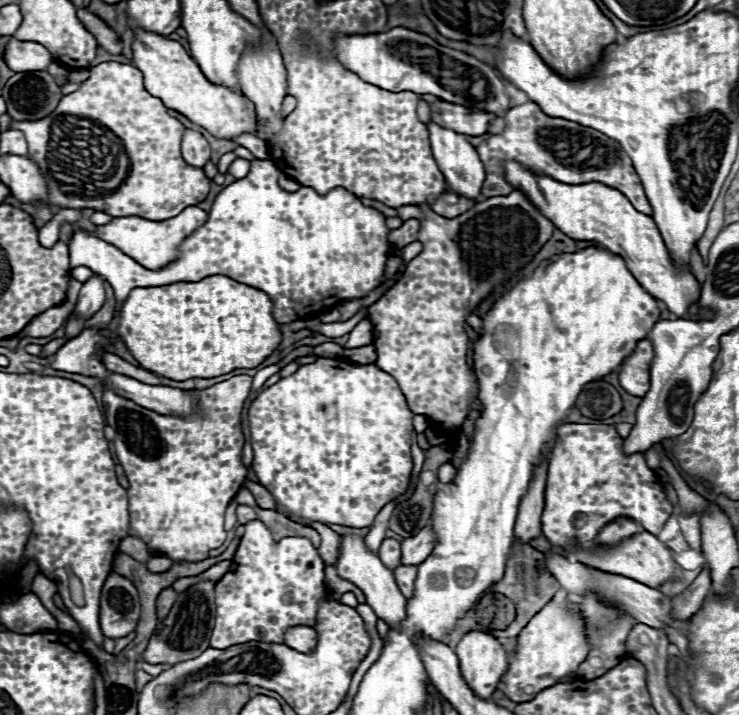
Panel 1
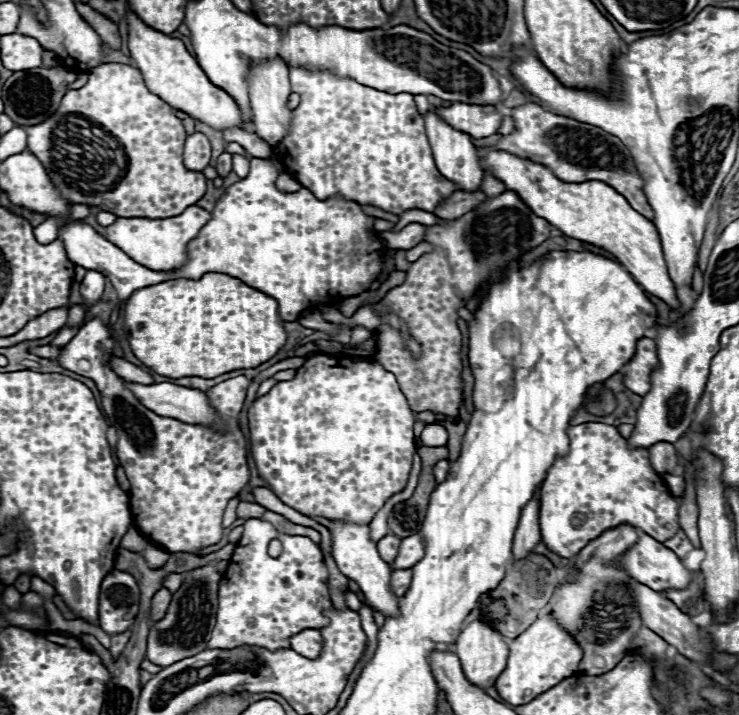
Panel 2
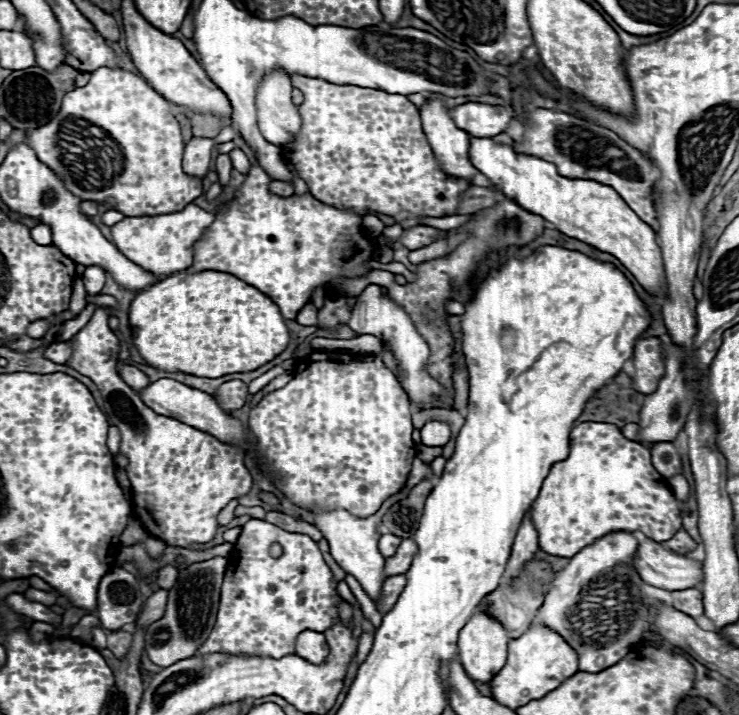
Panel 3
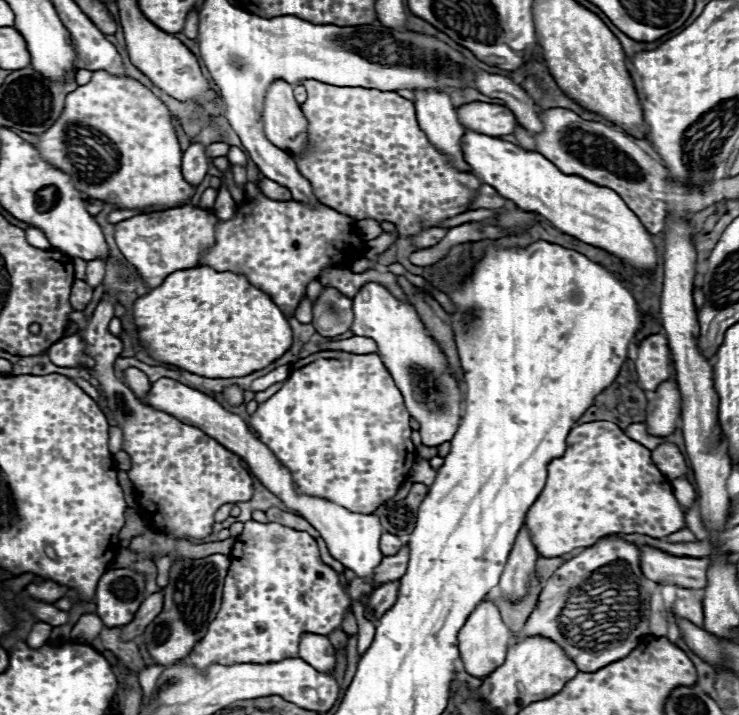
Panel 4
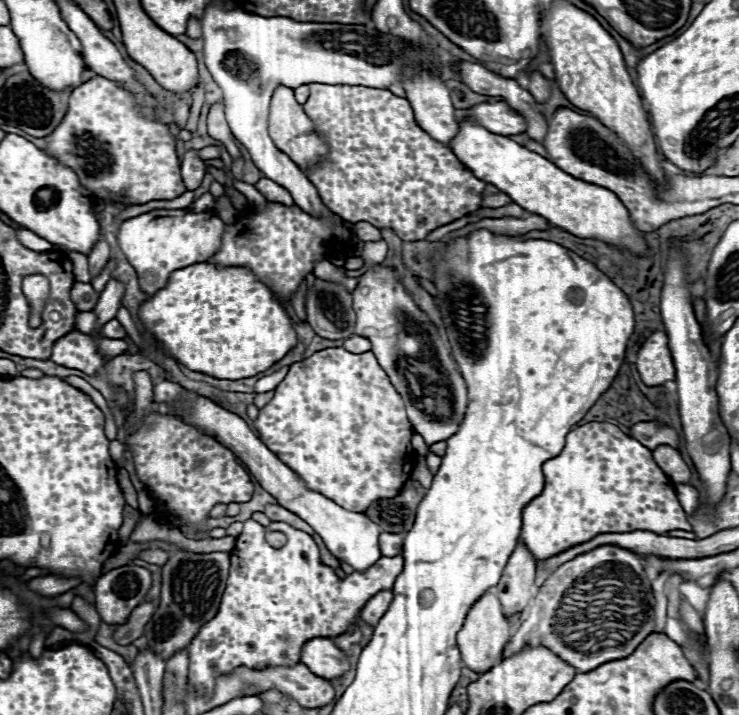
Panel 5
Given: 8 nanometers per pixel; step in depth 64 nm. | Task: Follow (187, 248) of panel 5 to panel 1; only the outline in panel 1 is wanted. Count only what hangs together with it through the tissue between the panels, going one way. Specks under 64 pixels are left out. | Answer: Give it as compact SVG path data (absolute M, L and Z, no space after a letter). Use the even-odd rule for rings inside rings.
M188 206L184 208L178 216L168 218L168 220L146 220L146 218L138 218L138 216L124 216L124 218L114 218L110 224L98 226L94 236L114 244L116 248L120 248L124 254L128 254L130 258L134 258L138 264L142 264L148 270L160 270L168 264L172 264L178 254L180 254L180 242L184 238L188 238L192 232L196 232L204 222L208 220L208 212L204 212L198 206Z

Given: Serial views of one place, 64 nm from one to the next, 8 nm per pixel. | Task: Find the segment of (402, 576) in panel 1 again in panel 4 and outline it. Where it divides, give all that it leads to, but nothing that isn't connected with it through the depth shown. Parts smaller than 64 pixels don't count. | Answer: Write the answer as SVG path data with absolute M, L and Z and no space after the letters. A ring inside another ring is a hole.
M398 582L382 584L380 588L376 588L368 598L370 614L374 618L380 618L392 606L392 602L396 602L396 594L398 594Z

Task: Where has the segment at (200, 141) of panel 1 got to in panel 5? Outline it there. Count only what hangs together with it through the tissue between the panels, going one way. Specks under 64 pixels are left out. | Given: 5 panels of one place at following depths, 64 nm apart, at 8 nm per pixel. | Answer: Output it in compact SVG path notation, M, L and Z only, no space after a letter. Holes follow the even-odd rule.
M190 150L184 154L182 162L182 182L186 190L196 190L206 174L206 164L196 156L196 150Z

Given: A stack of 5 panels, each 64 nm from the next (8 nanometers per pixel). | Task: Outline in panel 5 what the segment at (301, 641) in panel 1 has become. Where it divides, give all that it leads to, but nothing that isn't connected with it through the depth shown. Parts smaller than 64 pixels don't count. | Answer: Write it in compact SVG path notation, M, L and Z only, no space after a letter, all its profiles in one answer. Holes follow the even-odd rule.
M312 638L304 644L302 648L302 664L306 664L316 676L320 678L340 678L346 676L350 670L348 654L340 648L330 638Z

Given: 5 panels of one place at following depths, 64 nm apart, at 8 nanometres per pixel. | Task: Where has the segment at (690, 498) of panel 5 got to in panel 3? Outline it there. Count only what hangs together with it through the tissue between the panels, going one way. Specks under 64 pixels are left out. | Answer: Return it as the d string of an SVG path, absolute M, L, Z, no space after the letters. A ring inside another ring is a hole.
M678 474L678 476L674 476L674 478L668 478L668 484L670 484L670 488L672 488L672 492L674 492L674 496L678 498L678 500L688 500L688 494L690 494L690 486L688 486L688 482L686 482L686 478L682 476L682 474Z

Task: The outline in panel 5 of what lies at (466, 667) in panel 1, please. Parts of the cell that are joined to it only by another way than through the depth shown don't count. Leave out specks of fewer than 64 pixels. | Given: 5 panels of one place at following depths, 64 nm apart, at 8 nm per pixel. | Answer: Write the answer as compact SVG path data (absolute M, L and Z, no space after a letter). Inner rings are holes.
M492 592L482 594L474 606L470 608L466 622L462 626L462 630L458 632L458 648L462 652L462 660L464 664L474 670L474 672L484 672L490 670L496 662L502 660L502 650L508 644L512 636L512 626L506 622L504 614L502 614L502 606L498 602L498 598Z

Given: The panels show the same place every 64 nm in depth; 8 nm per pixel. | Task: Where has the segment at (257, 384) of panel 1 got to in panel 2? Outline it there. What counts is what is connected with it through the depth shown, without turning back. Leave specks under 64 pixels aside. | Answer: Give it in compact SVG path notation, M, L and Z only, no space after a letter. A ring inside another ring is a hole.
M292 357L281 362L276 363L275 365L271 366L269 369L262 371L254 380L260 382L262 378L271 378L280 370L286 369L298 369L302 364L306 362L306 357Z

